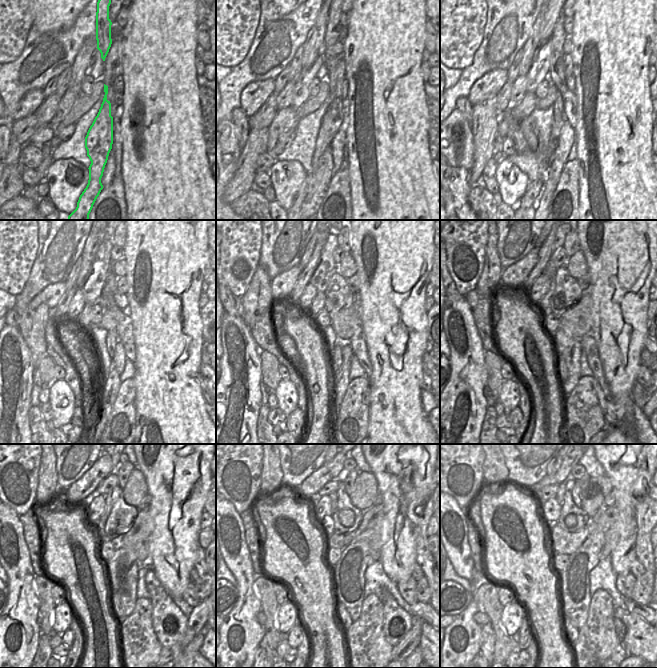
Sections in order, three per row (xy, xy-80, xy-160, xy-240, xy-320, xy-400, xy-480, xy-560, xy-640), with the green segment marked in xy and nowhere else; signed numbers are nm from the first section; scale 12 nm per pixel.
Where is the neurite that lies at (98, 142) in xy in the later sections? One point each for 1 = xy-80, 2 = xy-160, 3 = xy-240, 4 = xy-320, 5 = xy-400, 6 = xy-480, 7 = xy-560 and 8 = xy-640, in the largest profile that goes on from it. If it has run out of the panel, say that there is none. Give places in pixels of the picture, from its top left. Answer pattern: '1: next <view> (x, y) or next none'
1: next xy-80 (322, 175)
2: next xy-160 (554, 170)
3: next xy-240 (112, 385)
4: next xy-320 (340, 379)
5: next xy-400 (570, 349)
6: next xy-480 (123, 576)
7: next xy-560 (348, 577)
8: next xy-640 (575, 597)

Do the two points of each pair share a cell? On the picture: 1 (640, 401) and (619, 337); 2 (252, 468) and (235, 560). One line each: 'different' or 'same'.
1: different
2: different

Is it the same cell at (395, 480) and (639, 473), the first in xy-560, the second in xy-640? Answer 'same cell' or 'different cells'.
same cell

